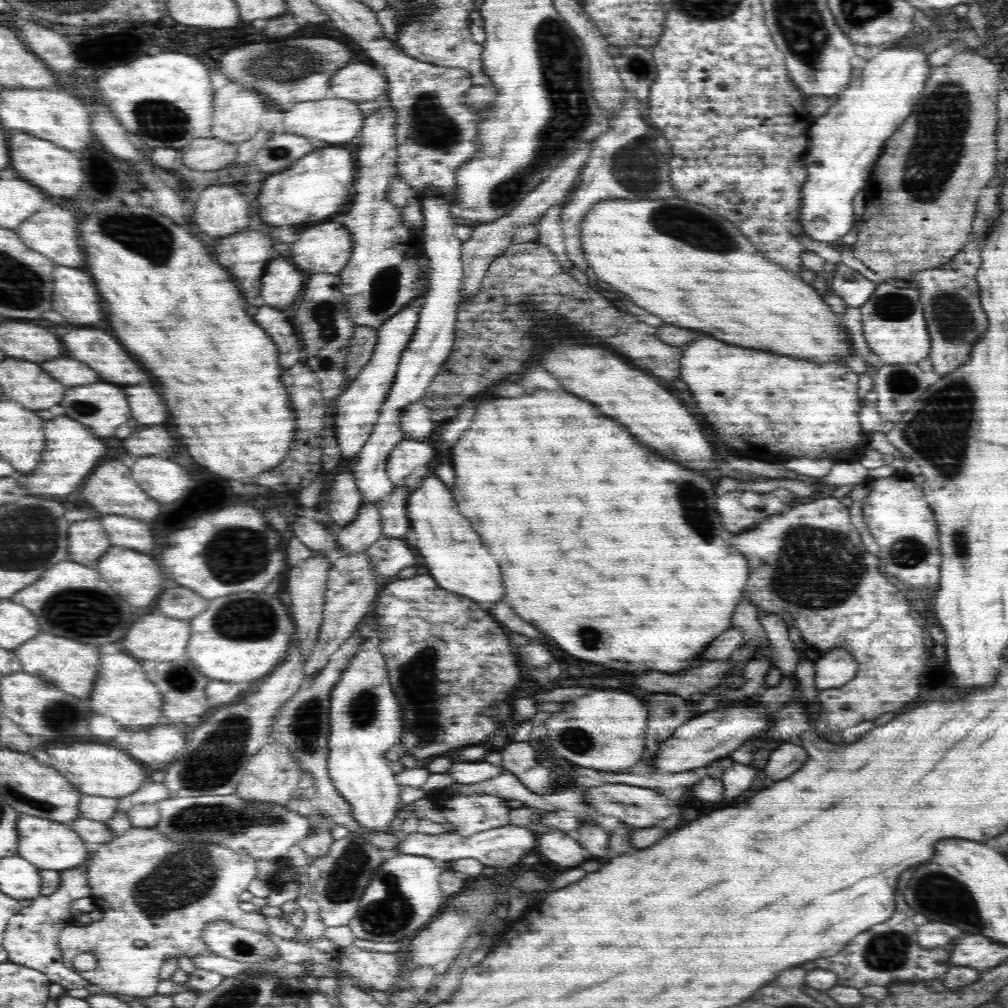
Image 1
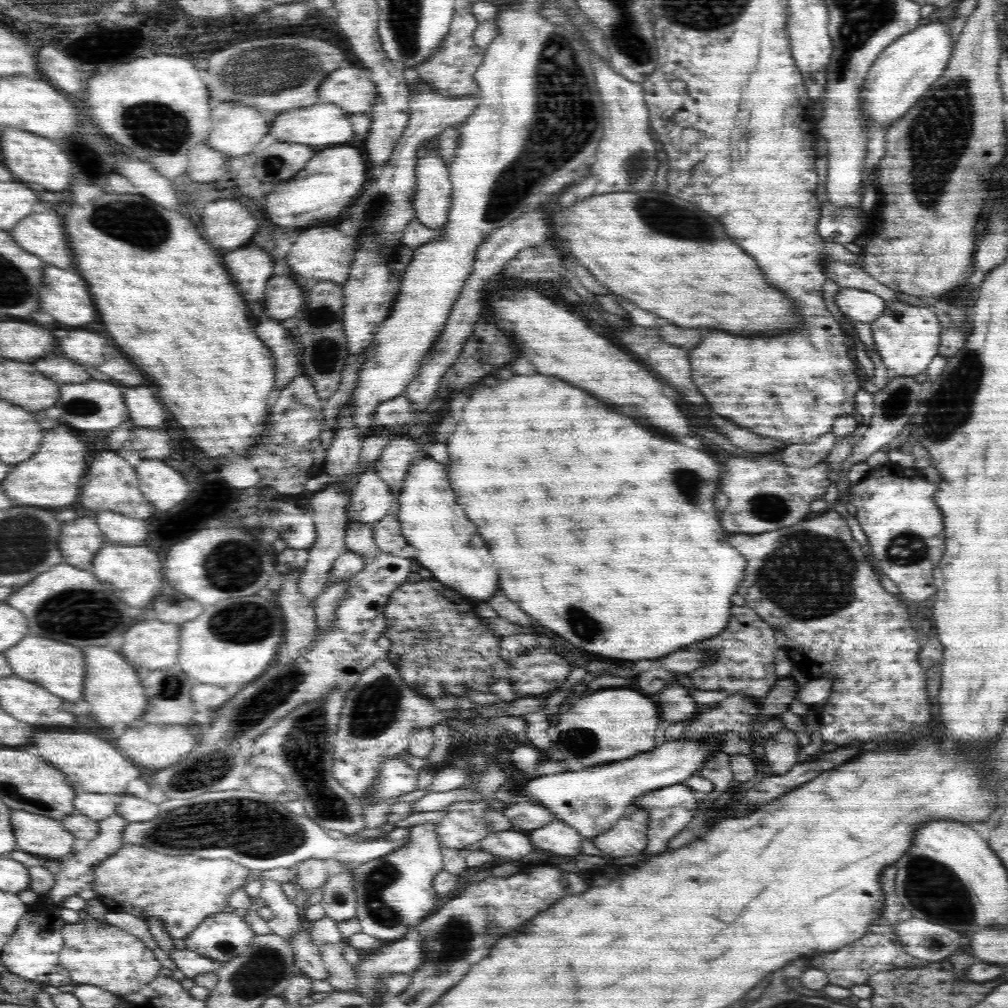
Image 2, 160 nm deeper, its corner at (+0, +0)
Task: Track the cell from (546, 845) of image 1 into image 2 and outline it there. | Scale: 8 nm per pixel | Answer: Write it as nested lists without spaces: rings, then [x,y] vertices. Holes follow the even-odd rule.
[[[556,819],[540,828],[527,832],[531,844],[554,855],[574,857],[581,853],[583,836],[578,830]]]

